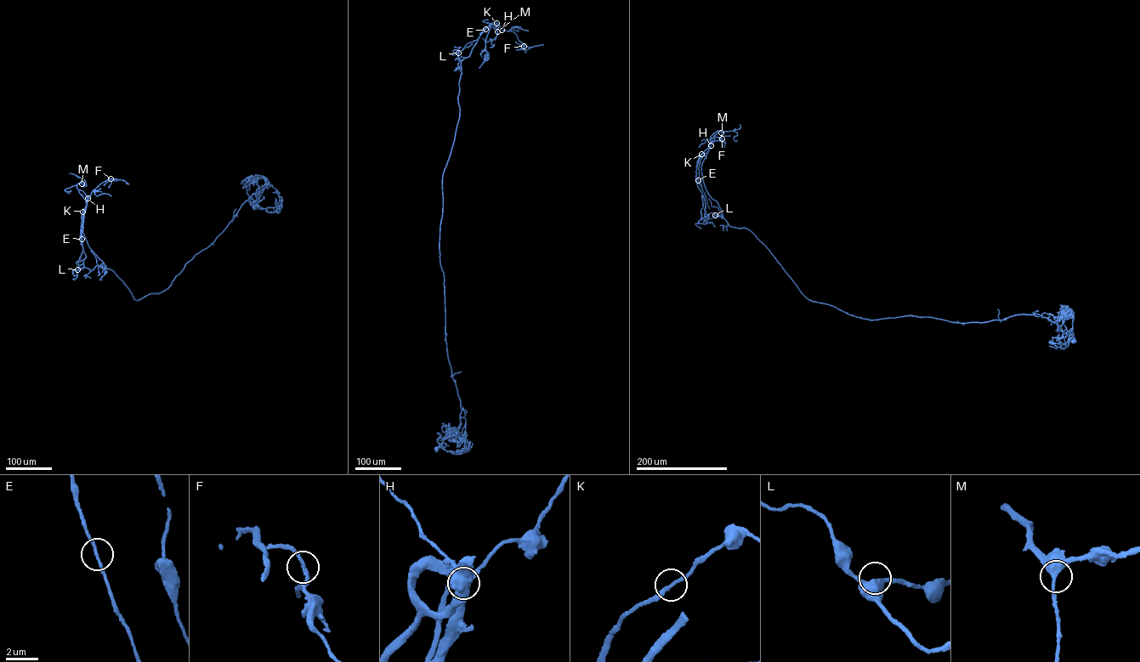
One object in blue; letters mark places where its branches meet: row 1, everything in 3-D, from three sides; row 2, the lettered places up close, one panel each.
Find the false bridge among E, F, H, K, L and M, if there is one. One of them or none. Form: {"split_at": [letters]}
{"split_at": []}

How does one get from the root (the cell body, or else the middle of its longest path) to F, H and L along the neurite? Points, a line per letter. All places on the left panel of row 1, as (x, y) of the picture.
F: (255, 208), (259, 192), (168, 287), (137, 301), (112, 270), (84, 265), (80, 233), (87, 198), (110, 178)
H: (255, 208), (259, 192), (168, 287), (137, 301), (112, 270), (84, 266), (80, 233), (87, 198)
L: (255, 208), (259, 192), (160, 293), (137, 301), (112, 270), (98, 265), (77, 269)

